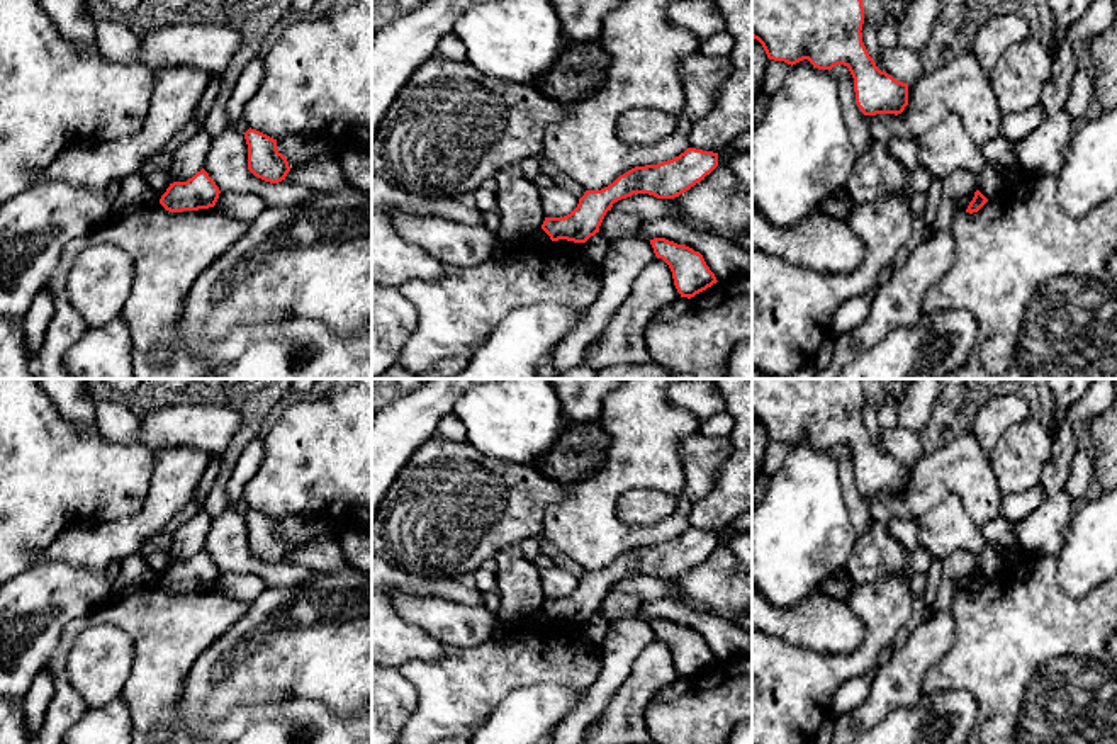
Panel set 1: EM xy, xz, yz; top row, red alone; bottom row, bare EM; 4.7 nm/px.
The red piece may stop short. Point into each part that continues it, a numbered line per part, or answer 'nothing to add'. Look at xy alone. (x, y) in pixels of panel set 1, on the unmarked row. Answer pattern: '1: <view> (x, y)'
nothing to add

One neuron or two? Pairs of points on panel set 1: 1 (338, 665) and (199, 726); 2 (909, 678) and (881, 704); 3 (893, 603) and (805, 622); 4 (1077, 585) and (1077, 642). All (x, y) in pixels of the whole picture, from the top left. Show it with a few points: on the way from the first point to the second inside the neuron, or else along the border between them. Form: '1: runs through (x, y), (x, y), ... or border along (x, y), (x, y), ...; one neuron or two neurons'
1: runs through (303, 665), (255, 665), (230, 690); one neuron
2: runs through (902, 685), (898, 692), (888, 697); one neuron
3: border along (844, 600), (863, 624), (863, 642), (854, 651); two neurons
4: border along (1055, 564), (1066, 593), (1085, 597), (1099, 588); two neurons

